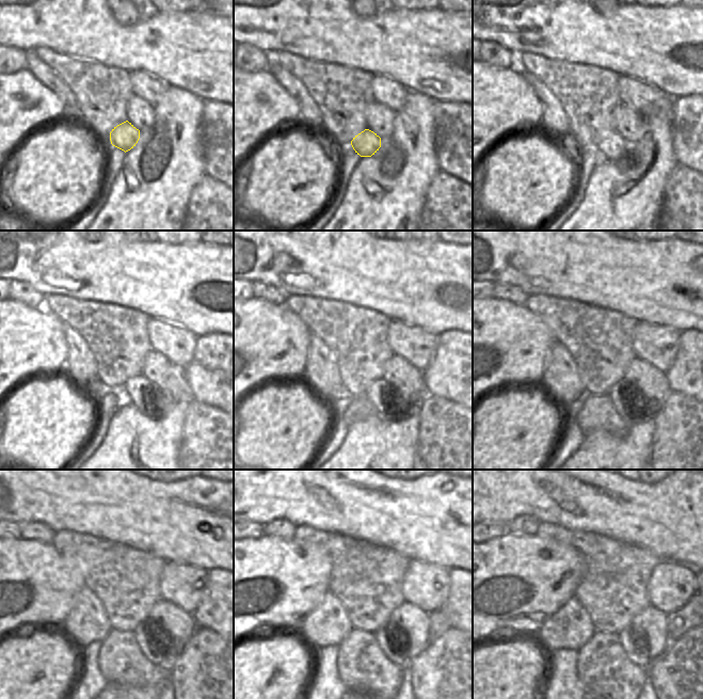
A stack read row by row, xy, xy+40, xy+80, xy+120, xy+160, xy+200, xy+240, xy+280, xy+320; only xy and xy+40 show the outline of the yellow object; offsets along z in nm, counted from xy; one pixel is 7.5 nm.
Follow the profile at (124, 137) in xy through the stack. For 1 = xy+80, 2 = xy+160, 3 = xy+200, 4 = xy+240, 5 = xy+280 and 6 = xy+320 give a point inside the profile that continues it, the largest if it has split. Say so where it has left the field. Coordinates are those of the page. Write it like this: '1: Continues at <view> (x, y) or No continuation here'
1: Continues at xy+80 (611, 147)
2: Continues at xy+160 (380, 393)
3: Continues at xy+200 (621, 395)
4: Continues at xy+240 (156, 652)
5: Continues at xy+280 (397, 651)
6: Continues at xy+320 (637, 651)

